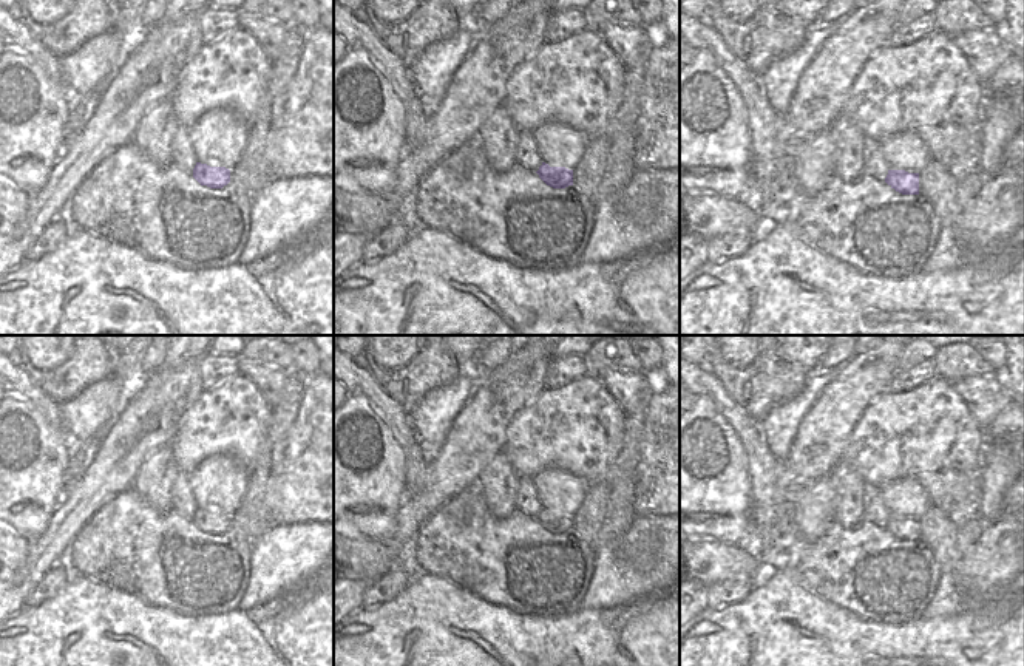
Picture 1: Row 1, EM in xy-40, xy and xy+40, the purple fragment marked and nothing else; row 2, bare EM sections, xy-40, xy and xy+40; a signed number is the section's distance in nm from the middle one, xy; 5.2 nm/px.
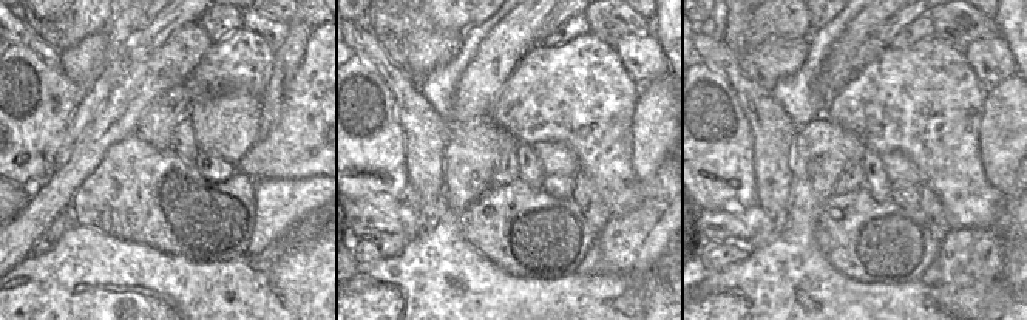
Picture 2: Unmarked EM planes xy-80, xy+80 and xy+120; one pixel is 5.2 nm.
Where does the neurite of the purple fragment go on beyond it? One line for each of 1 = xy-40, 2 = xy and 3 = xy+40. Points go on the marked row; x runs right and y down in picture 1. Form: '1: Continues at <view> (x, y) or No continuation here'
1: No continuation here
2: No continuation here
3: No continuation here

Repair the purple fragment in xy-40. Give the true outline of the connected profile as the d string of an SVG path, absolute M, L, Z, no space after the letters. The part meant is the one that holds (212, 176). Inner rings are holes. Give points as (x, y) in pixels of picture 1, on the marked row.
M196 162L193 168L193 178L210 189L222 189L230 182L230 170L225 167L210 167L207 164Z

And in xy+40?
M888 170L885 182L902 195L919 195L919 173Z

